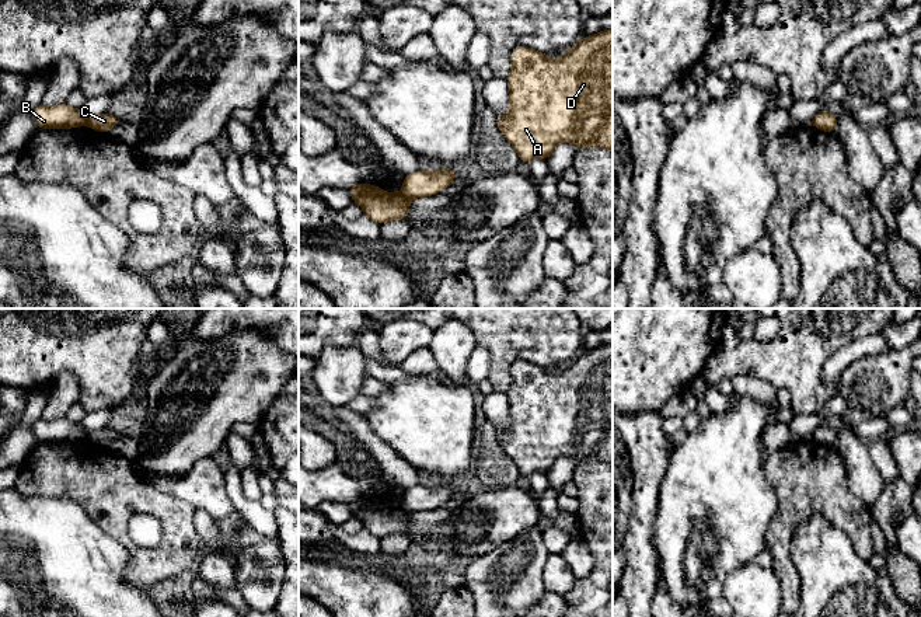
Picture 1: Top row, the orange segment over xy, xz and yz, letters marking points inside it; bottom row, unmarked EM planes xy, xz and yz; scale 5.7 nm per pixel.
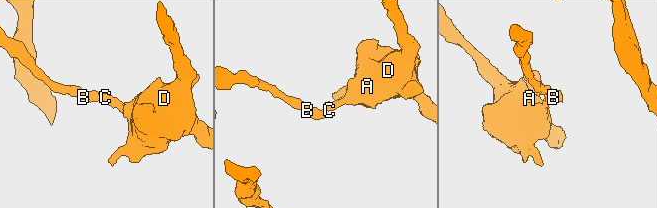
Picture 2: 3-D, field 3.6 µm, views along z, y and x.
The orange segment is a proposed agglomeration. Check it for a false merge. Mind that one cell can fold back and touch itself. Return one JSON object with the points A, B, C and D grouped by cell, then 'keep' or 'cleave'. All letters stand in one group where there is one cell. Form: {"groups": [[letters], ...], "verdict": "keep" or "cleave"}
{"groups": [["A", "C", "D"], ["B"]], "verdict": "cleave"}

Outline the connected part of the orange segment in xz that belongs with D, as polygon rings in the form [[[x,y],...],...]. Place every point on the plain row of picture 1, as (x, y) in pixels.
[[[613,344],[585,351],[561,373],[520,359],[512,363],[510,374],[509,425],[496,438],[521,477],[547,475],[559,456],[573,457],[578,464],[613,464]]]

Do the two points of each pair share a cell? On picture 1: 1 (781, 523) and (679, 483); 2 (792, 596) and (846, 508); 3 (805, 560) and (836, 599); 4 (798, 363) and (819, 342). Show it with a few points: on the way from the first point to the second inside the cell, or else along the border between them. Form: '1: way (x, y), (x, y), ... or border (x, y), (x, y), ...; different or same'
1: border (771, 485), (777, 511), (768, 526), (764, 547); different
2: way (782, 564), (782, 529), (805, 506), (813, 506); same
3: way (815, 570), (834, 589); same
4: way (803, 358), (813, 348); same

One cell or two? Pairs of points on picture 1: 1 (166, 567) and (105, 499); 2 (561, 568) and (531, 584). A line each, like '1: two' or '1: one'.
1: one
2: two

